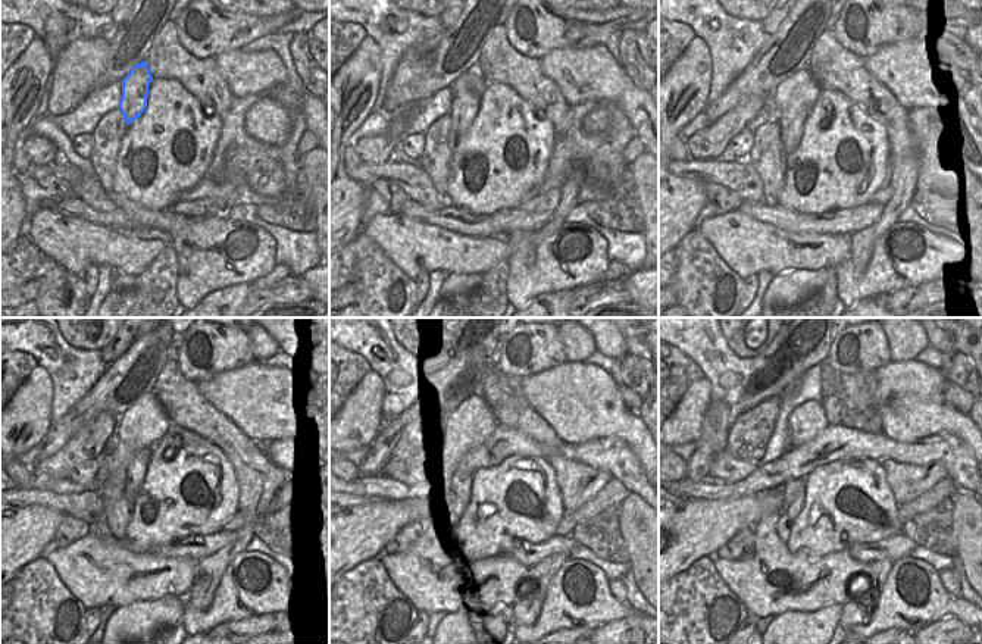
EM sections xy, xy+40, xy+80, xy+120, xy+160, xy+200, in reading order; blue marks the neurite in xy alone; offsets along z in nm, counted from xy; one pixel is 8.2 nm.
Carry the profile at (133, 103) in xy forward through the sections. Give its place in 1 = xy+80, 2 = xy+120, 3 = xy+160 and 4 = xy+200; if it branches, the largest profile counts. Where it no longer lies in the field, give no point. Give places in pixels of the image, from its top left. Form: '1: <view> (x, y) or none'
1: xy+80 (793, 116)
2: xy+120 (137, 466)
3: xy+160 (462, 484)
4: xy+200 (793, 491)

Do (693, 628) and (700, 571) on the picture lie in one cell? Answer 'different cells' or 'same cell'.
same cell

